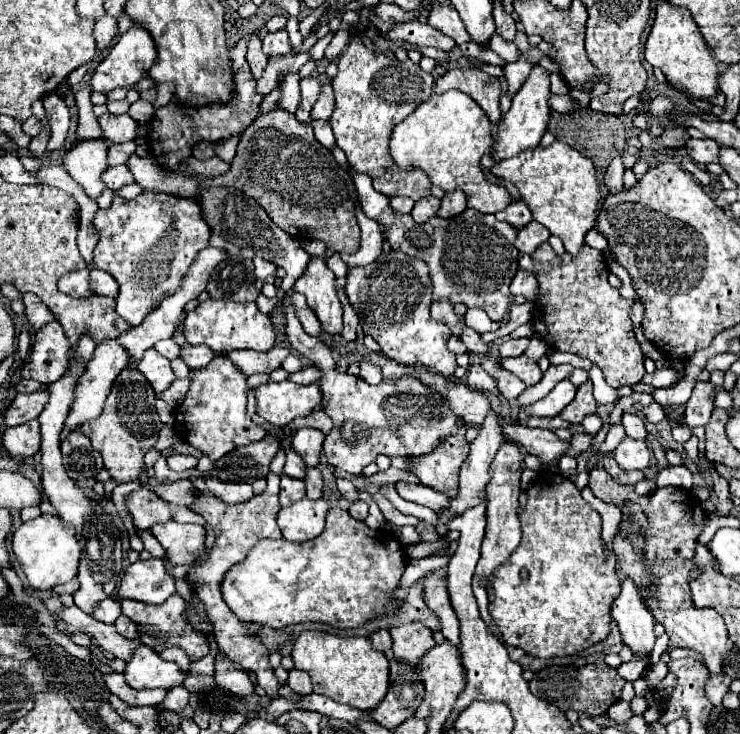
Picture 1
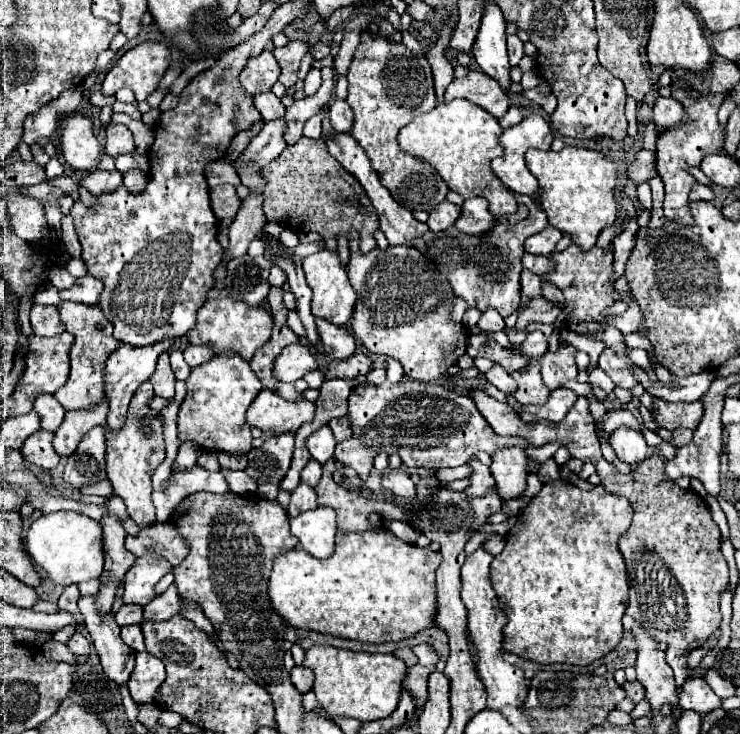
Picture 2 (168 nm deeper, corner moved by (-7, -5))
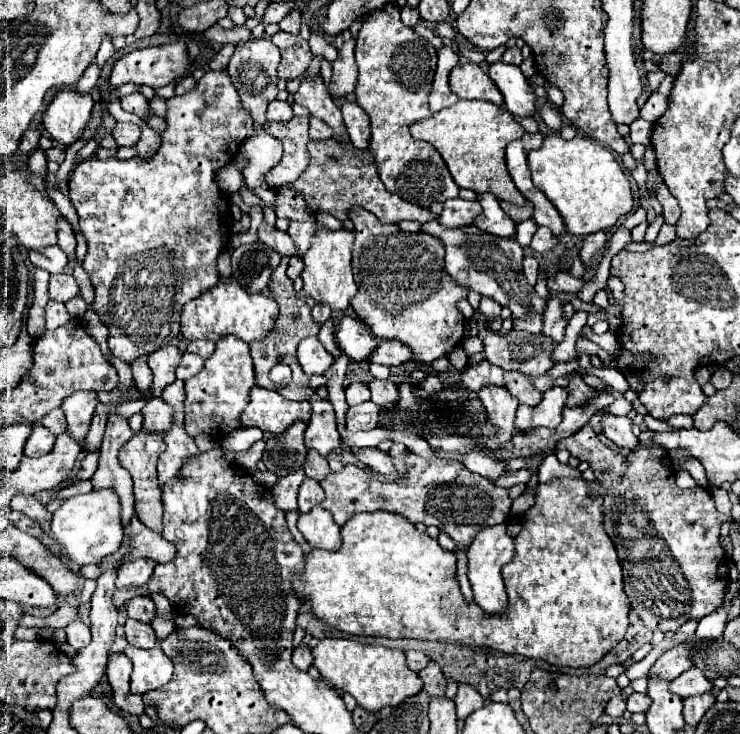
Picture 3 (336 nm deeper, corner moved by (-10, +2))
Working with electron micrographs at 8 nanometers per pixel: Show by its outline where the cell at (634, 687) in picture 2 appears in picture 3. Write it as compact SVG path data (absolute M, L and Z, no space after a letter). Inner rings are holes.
M634 691L634 693L628 697L626 707L628 707L628 711L632 711L632 713L646 713L646 709L650 707L650 697L644 695L644 693L636 693L636 691Z

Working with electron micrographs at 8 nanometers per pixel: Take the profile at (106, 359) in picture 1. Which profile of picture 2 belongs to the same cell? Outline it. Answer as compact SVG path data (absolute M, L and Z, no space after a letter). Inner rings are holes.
M101 402L93 410L83 412L67 412L63 424L55 432L53 448L59 456L71 456L75 448L79 446L79 440L89 432L93 426L103 426L103 420L107 416L107 402Z

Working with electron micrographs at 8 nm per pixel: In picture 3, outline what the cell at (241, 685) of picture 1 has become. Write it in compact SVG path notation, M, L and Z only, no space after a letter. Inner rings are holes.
M136 559L136 561L124 561L118 569L116 587L118 589L130 589L130 587L142 587L150 581L154 573L156 561L150 559Z

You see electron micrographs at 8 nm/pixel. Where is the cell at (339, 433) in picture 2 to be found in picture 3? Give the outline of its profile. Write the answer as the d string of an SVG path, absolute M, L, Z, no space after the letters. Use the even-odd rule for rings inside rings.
M364 401L360 405L352 405L346 413L348 431L370 431L376 425L378 425L378 405L374 401Z

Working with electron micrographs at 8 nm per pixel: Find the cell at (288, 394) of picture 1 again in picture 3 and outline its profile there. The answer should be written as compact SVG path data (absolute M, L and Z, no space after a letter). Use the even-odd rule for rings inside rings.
M258 385L252 387L250 403L242 413L244 427L258 427L274 435L280 435L294 421L308 421L308 419L310 419L308 401L290 401L278 395L278 391L262 389Z

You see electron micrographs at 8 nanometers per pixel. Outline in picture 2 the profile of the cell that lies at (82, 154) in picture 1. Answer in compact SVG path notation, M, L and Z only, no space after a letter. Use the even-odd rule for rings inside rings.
M69 114L59 122L59 148L67 164L71 164L77 170L93 170L95 164L99 164L103 146L93 134L93 122L89 116L83 114Z

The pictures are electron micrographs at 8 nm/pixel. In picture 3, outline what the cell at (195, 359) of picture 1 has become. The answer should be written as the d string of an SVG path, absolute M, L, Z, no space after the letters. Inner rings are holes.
M190 341L186 349L200 355L202 359L208 359L214 353L214 341Z

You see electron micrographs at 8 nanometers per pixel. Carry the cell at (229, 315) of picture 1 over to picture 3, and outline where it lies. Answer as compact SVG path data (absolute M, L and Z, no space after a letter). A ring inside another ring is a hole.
M220 279L214 289L184 305L182 335L190 341L192 339L218 341L226 335L234 335L246 343L252 343L252 341L262 341L274 329L276 317L278 317L278 305L270 297L262 293L250 295L238 281Z

